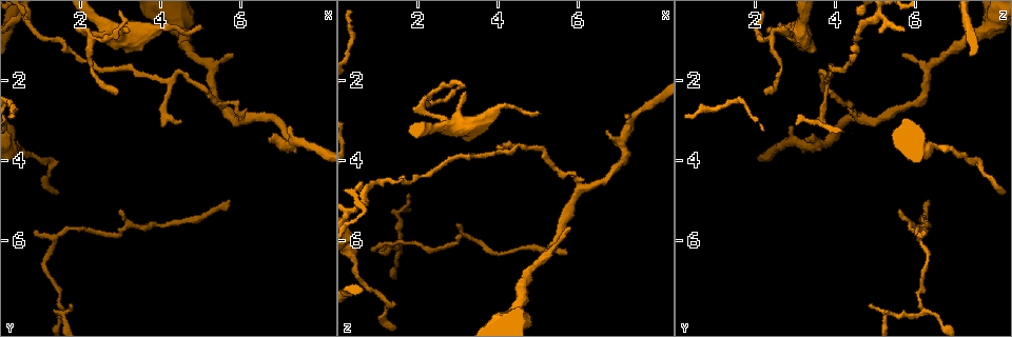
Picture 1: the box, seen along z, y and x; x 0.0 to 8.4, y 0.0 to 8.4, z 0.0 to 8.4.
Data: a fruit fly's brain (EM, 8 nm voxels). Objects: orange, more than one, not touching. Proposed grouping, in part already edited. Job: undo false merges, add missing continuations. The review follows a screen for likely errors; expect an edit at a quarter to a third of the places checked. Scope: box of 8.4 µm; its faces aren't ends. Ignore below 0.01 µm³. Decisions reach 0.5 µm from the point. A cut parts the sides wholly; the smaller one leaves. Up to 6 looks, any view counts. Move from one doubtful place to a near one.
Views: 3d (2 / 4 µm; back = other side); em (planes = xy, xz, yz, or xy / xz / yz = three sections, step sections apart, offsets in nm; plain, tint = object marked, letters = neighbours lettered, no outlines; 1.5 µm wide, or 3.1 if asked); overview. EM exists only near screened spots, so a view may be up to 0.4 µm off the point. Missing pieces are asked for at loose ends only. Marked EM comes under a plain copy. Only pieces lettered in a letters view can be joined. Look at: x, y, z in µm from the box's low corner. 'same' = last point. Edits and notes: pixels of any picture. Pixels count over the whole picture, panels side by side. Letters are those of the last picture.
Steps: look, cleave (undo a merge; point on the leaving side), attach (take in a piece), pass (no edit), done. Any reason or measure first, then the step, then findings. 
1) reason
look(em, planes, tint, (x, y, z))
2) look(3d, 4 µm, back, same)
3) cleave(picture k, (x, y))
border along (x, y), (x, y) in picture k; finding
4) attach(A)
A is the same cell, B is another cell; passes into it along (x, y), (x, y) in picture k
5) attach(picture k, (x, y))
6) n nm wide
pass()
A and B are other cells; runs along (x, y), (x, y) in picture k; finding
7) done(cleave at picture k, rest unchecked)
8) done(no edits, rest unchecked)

sharp bend
look(3d, 4 µm, (2.75, 0.80, 3.10))

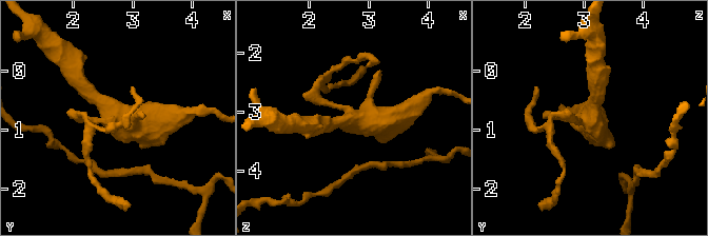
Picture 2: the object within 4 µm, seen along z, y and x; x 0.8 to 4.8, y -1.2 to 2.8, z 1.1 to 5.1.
now the EM
look(em, planes, letters, (2.75, 0.85, 3.10))

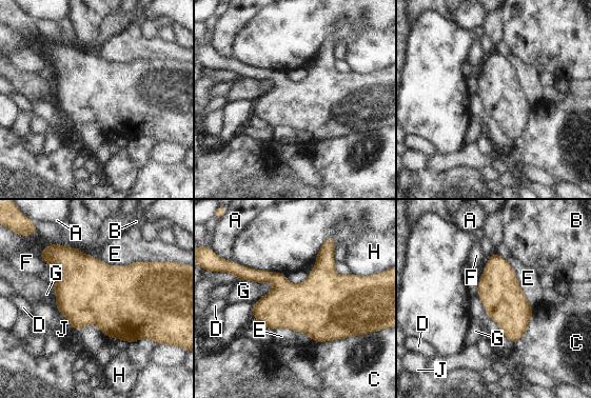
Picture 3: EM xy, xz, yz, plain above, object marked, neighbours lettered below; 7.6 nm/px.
pass()
A, B, C, D, E, F, G, H and J are other cells; border along (53, 287), (56, 305) in picture 3; one neuron here

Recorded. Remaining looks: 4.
three arms meet
look(em, planes, letters, (6.00, 2.95, 4.70))

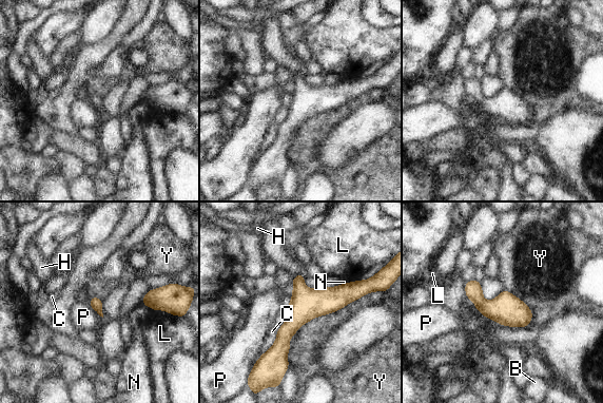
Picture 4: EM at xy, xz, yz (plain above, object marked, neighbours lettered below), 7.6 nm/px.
pass()
B, C, H, L, N, P and Y are other cells; border along (346, 305), (299, 327), (289, 364) in picture 4; continuous, no second neuron

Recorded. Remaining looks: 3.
sharp bend
look(3d, 4 µm, (1.30, 4.00, 7.50))

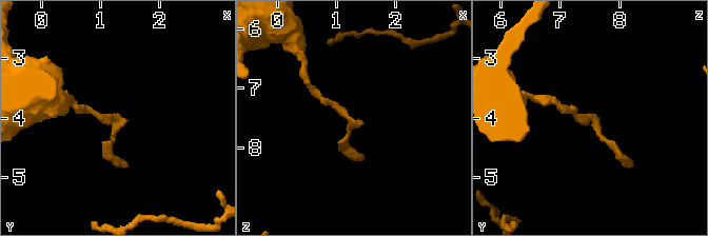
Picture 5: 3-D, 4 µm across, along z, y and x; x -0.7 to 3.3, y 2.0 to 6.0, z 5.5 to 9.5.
look(em, xz, step 4, letters, (1.25, 3.95, 7.55))

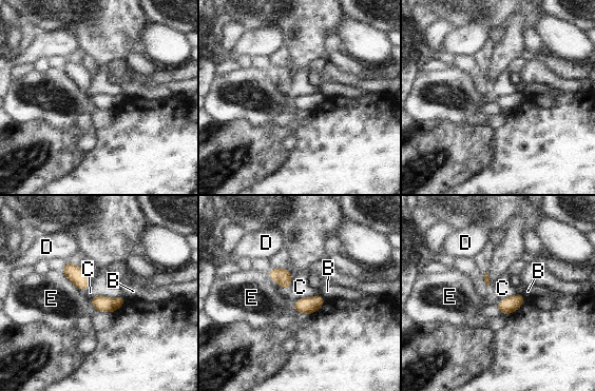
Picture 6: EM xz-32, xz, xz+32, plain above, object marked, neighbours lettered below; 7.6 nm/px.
another direction
look(em, planes, letters, same)

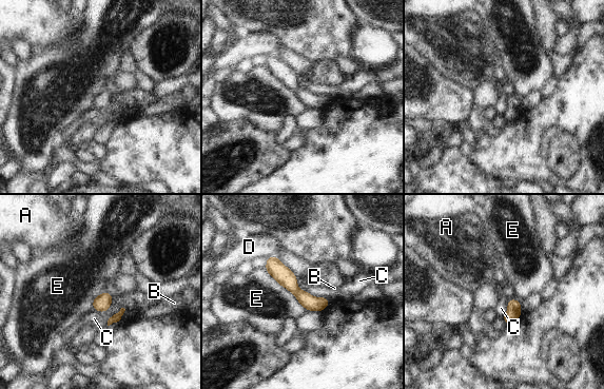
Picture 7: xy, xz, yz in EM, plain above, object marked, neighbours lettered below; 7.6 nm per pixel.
100 nm wide; E touches over 480 nm
pass()
A, B, C, D and E are other cells; all the same neuron

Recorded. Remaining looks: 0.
done(no edits, rest unchecked)

